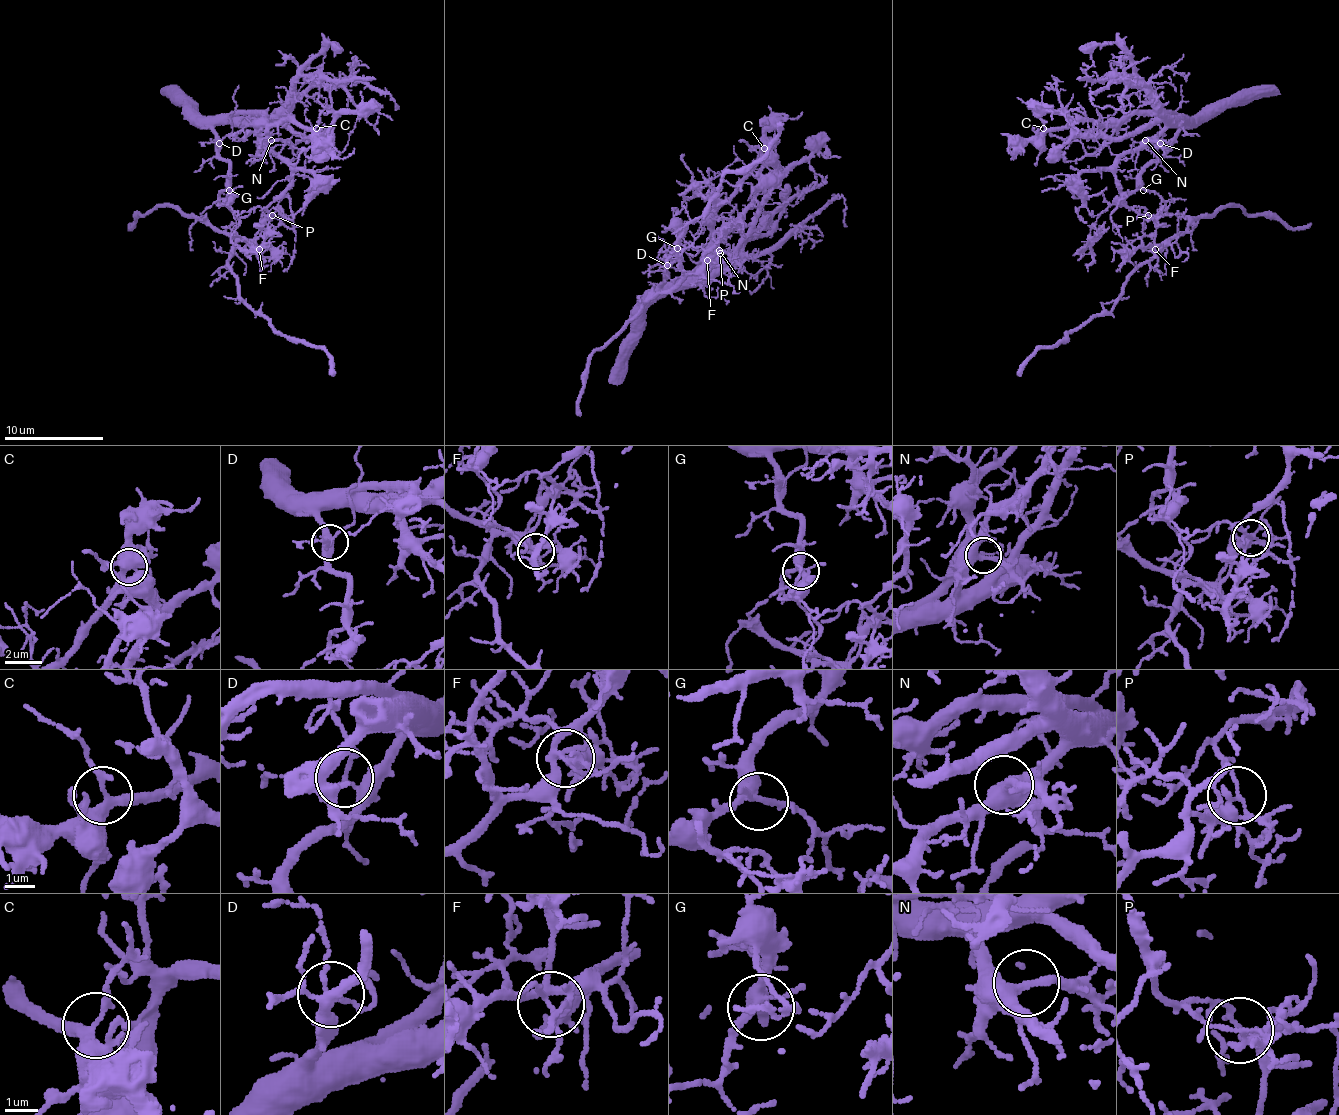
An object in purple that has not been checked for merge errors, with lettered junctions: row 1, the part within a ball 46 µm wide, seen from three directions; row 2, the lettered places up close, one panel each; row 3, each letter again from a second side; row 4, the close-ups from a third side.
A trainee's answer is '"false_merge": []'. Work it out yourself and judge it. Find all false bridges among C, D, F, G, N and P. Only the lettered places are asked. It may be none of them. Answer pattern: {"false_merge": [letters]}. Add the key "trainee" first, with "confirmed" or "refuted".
{"trainee": "refuted", "false_merge": ["P"]}

